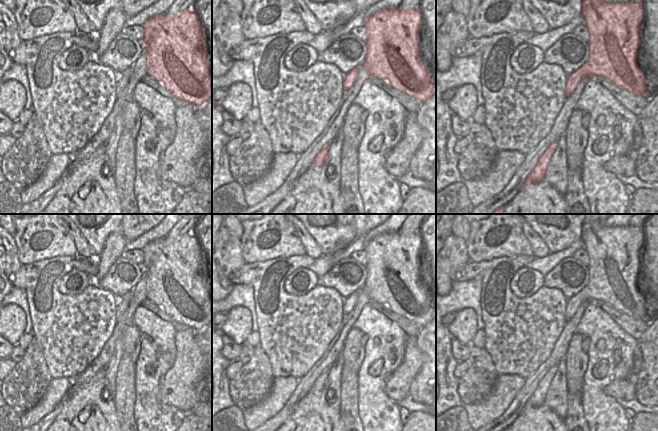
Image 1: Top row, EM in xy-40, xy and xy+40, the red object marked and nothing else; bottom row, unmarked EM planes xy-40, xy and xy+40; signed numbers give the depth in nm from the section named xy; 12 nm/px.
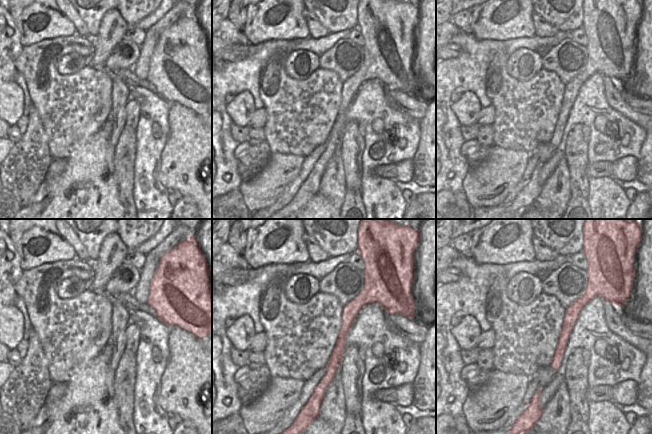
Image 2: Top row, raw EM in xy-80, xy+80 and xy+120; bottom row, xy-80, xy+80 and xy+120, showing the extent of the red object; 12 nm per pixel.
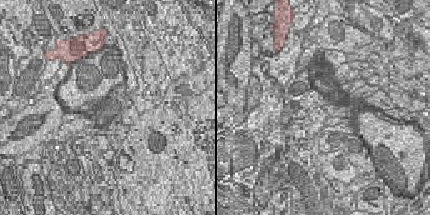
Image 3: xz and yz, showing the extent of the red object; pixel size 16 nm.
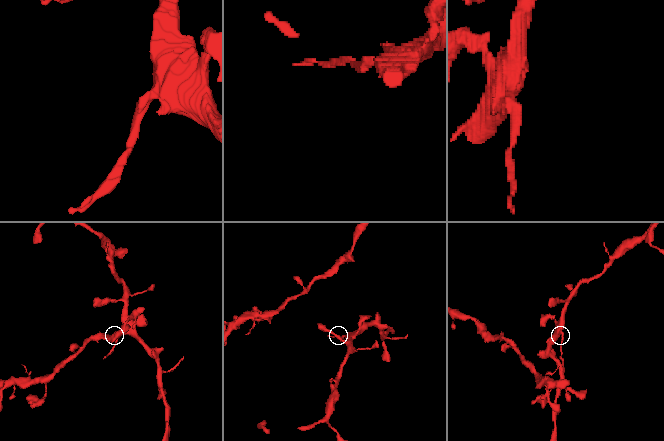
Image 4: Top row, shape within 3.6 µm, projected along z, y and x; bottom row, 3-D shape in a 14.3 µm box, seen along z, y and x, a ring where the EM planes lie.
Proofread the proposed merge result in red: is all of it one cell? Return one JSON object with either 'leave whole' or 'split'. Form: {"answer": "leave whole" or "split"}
{"answer": "split"}

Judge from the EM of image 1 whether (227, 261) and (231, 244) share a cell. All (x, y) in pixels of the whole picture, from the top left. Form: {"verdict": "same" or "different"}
{"verdict": "same"}

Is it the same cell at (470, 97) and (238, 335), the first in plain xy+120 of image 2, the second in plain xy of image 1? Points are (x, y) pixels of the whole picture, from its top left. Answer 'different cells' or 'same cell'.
same cell

